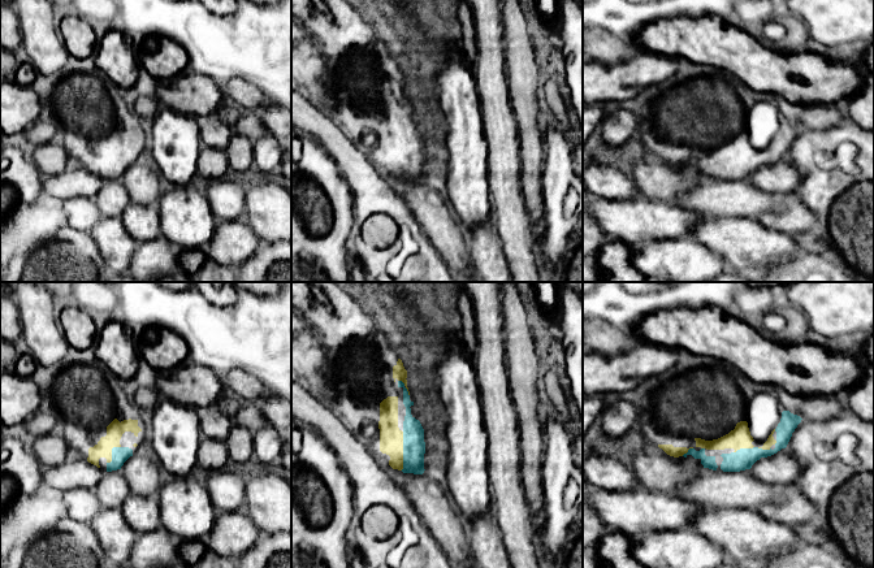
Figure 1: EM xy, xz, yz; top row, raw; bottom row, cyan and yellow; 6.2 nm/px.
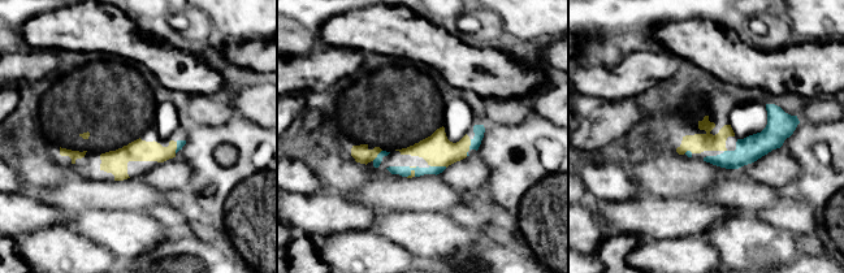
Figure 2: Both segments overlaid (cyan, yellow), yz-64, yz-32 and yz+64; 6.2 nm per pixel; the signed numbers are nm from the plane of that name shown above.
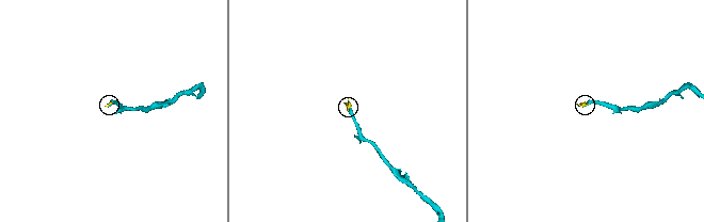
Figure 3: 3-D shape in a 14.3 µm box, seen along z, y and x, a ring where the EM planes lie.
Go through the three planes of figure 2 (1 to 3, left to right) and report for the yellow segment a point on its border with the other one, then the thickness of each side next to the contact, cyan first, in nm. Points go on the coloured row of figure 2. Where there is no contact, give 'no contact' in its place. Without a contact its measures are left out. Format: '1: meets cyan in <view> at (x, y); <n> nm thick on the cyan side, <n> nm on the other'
1: meets cyan in yz-64 at (177, 147); 50 nm thick on the cyan side, 130 nm on the other
2: meets cyan in yz-32 at (470, 147); 70 nm thick on the cyan side, 190 nm on the other
3: meets cyan in yz+64 at (688, 151); 40 nm thick on the cyan side, 120 nm on the other

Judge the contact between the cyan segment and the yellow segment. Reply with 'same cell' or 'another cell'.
same cell

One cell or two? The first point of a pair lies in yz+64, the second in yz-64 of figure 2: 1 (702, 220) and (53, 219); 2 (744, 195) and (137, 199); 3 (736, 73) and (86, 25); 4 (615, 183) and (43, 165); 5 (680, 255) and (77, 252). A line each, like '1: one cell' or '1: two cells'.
1: one cell
2: one cell
3: one cell
4: two cells
5: one cell

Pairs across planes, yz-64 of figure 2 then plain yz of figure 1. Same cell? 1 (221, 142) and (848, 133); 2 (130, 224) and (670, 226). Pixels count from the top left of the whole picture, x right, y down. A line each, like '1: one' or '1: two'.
1: one
2: two

